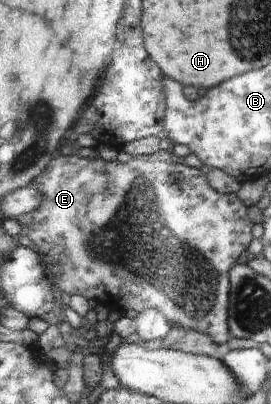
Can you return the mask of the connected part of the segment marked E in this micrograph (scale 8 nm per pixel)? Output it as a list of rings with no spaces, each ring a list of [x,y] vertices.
[[[72,149],[72,151],[64,151],[64,153],[61,153],[56,156],[56,159],[52,159],[52,161],[48,161],[48,165],[44,167],[44,171],[42,171],[42,175],[38,175],[30,185],[36,187],[40,193],[42,193],[42,203],[38,205],[38,209],[35,209],[32,211],[32,223],[29,224],[27,227],[25,227],[24,232],[28,235],[30,238],[30,241],[38,247],[38,255],[42,258],[46,257],[46,262],[42,261],[42,265],[44,263],[48,263],[50,265],[50,275],[52,275],[52,279],[54,279],[54,285],[52,286],[52,289],[58,288],[60,291],[63,291],[65,294],[68,295],[74,295],[74,293],[78,293],[78,295],[82,295],[82,297],[88,299],[88,300],[94,300],[94,301],[100,301],[100,303],[103,303],[107,306],[109,306],[111,309],[118,309],[125,313],[126,311],[144,311],[148,309],[156,309],[160,311],[160,313],[164,313],[172,323],[174,323],[174,326],[182,327],[184,329],[192,329],[194,331],[200,331],[200,333],[206,333],[210,339],[212,339],[213,343],[218,343],[222,346],[225,346],[227,343],[227,339],[230,339],[232,336],[230,333],[230,330],[228,329],[227,325],[227,300],[229,297],[229,291],[230,291],[230,282],[229,282],[229,271],[236,265],[237,260],[239,259],[240,255],[244,253],[248,249],[248,245],[250,245],[250,242],[253,239],[252,235],[252,221],[249,221],[248,218],[248,206],[245,205],[245,203],[242,203],[240,199],[238,199],[238,195],[235,193],[226,194],[226,193],[220,193],[220,191],[216,191],[216,189],[212,189],[212,186],[208,185],[208,181],[206,181],[206,175],[200,168],[194,168],[192,166],[187,166],[186,164],[172,164],[167,163],[164,161],[159,161],[158,159],[150,159],[150,157],[135,157],[133,158],[132,162],[126,162],[122,163],[118,160],[107,162],[106,160],[103,160],[102,158],[96,159],[96,158],[80,158],[77,156],[76,152]]]

